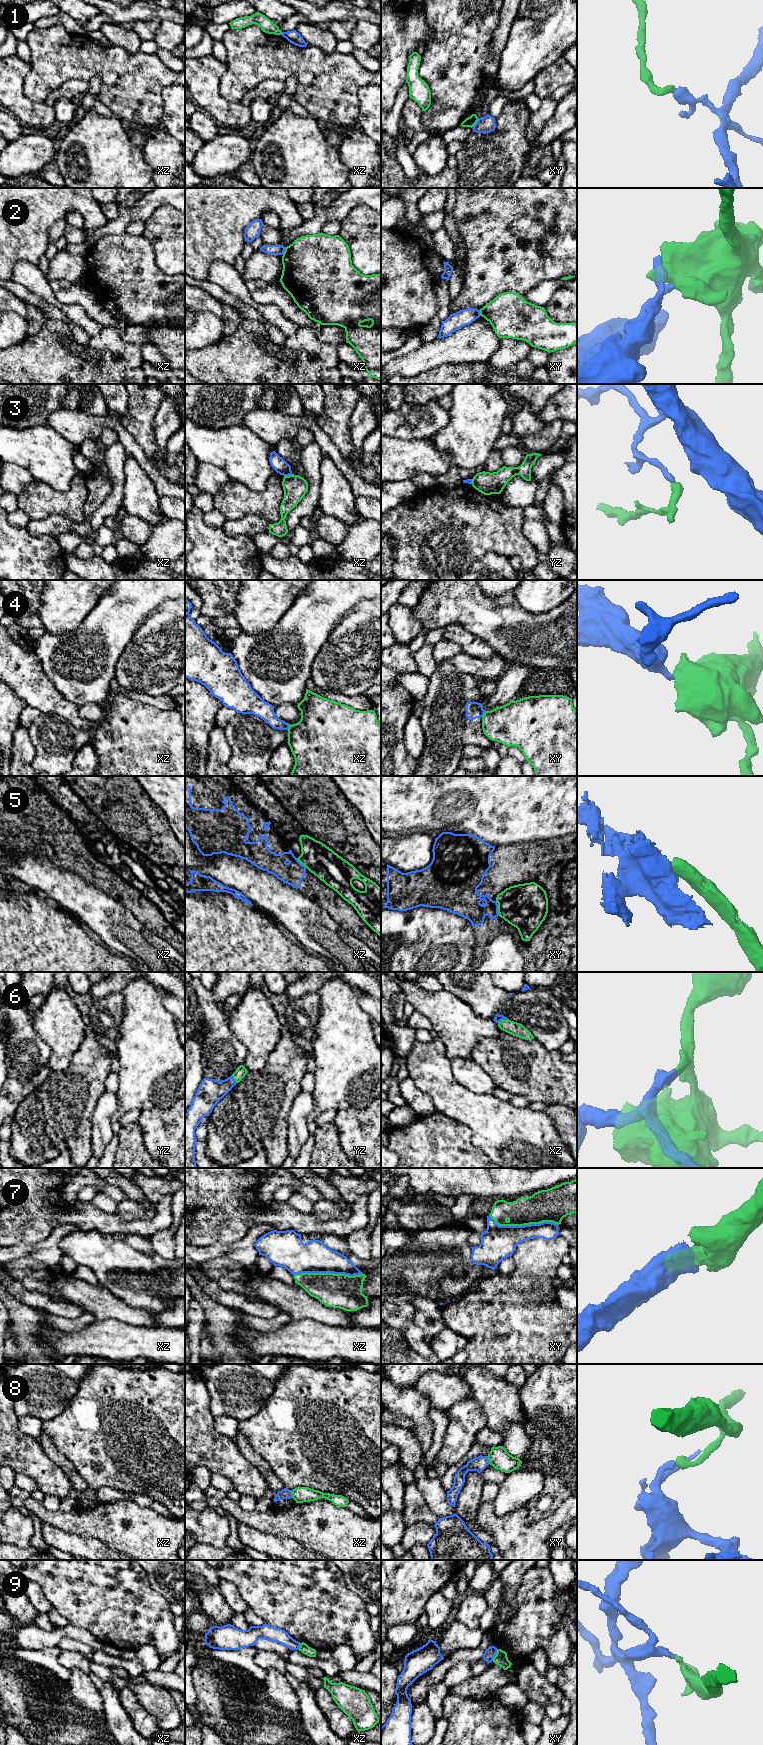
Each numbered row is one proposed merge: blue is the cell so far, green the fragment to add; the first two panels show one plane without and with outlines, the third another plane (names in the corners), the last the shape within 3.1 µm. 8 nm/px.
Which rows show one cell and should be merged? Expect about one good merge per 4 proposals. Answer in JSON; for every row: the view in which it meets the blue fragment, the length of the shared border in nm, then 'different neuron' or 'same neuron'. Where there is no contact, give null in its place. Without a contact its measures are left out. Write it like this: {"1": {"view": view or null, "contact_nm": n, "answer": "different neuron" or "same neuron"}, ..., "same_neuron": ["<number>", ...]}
{"1": {"view": "xy", "contact_nm": 90, "answer": "different neuron"}, "2": {"view": "xz", "contact_nm": 60, "answer": "different neuron"}, "3": {"view": "xz", "contact_nm": 70, "answer": "different neuron"}, "4": {"view": "xy", "contact_nm": 60, "answer": "different neuron"}, "5": {"view": "xy", "contact_nm": 100, "answer": "different neuron"}, "6": {"view": "xz", "contact_nm": 90, "answer": "same neuron"}, "7": {"view": "xy", "contact_nm": 550, "answer": "same neuron"}, "8": {"view": "xz", "contact_nm": 60, "answer": "different neuron"}, "9": {"view": "xy", "contact_nm": 110, "answer": "different neuron"}, "same_neuron": ["6", "7"]}

